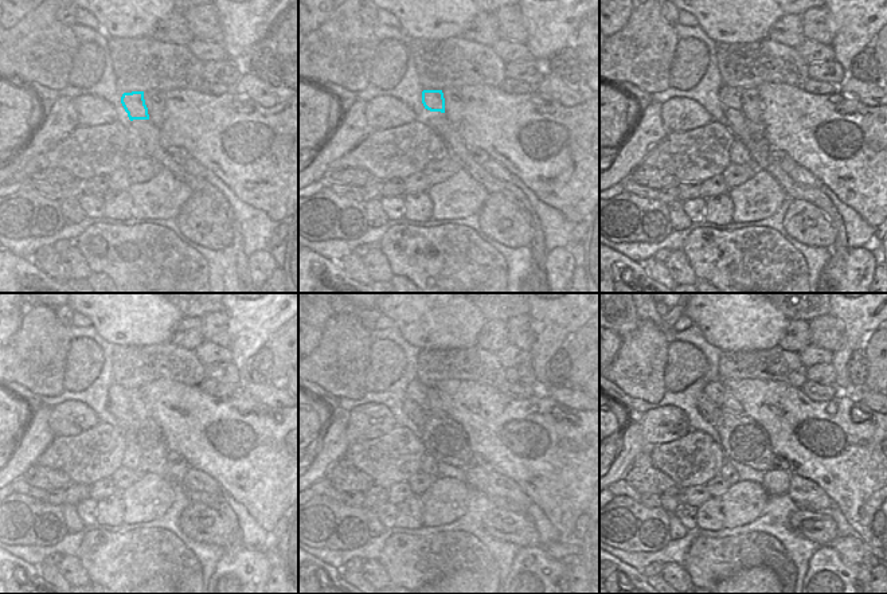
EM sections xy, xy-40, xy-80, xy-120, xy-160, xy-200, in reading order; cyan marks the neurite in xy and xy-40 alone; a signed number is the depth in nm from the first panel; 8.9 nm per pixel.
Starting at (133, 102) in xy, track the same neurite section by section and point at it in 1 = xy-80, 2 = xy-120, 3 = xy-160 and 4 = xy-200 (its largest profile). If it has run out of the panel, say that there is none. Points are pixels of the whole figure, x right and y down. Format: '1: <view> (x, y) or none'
1: xy-80 (731, 97)
2: xy-120 (118, 395)
3: xy-160 (418, 393)
4: xy-200 (715, 390)

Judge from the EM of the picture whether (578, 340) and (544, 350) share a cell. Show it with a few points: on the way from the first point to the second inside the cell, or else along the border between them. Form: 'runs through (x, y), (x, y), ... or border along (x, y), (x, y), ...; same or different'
border along (585, 324), (562, 347); different

